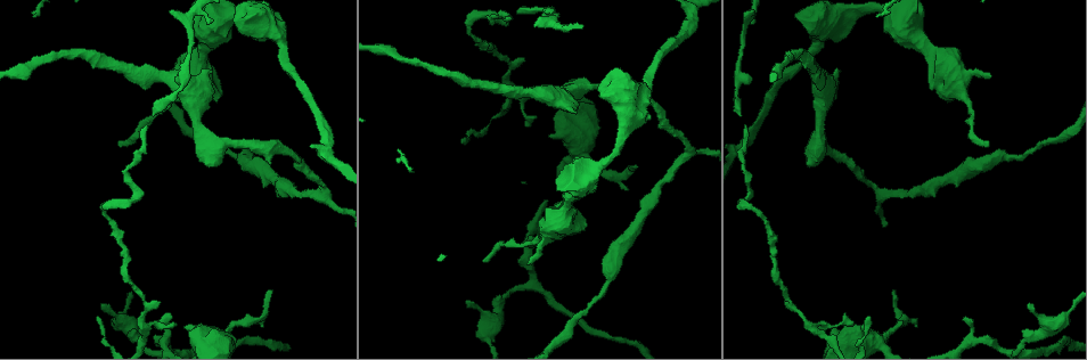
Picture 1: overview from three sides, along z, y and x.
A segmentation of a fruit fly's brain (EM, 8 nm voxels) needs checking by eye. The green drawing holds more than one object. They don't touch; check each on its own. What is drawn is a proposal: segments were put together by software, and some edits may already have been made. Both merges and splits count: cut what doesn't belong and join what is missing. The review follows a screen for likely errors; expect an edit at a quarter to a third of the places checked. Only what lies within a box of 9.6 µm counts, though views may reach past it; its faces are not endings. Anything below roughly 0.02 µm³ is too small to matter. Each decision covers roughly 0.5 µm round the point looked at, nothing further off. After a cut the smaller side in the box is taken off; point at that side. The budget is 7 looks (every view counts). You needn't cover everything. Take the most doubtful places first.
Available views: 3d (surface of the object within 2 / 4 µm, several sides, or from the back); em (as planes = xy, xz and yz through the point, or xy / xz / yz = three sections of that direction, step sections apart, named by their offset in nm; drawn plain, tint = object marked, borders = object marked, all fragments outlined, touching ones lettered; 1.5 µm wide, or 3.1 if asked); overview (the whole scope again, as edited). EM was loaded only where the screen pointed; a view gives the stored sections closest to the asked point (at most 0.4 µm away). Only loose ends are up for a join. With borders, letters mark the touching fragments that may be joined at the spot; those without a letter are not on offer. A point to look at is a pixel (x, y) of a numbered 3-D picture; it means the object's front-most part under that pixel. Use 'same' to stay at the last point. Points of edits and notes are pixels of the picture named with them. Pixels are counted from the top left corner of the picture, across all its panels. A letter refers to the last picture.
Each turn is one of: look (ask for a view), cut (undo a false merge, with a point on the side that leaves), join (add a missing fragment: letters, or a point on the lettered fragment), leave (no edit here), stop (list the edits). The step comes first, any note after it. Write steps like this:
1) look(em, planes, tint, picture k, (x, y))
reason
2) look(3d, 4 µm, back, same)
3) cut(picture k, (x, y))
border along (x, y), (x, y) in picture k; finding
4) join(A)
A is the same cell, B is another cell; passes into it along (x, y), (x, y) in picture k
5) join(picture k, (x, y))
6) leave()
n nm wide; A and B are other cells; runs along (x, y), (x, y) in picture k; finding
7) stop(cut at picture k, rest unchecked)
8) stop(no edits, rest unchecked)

look(3d, 4 µm, picture 1, (916, 327))
an open end

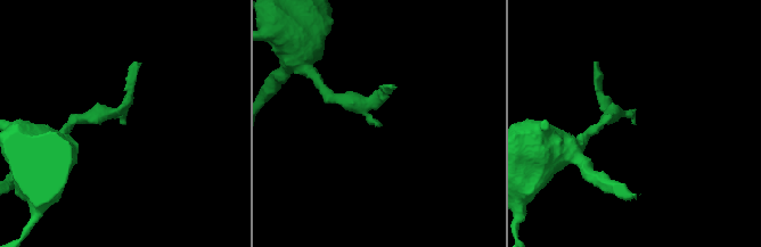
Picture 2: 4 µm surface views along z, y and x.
look(em, yz, step 4, borders, picture 2, (632, 122))
need the tissue

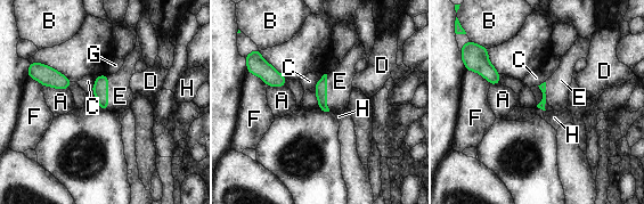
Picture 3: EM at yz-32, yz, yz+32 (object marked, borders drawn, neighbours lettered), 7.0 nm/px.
look(em, planes, borders, same)

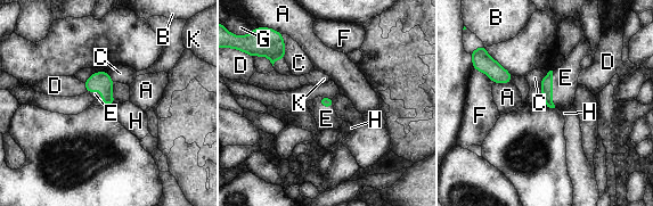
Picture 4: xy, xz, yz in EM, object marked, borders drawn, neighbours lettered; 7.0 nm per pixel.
join(E)
E is the same cell, A, B, C, D, F, G, H and K are other cells; passes into it along (546, 84), (552, 89), (565, 77) in picture 4; it goes on there

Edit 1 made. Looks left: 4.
look(em, planes, borders, picture 1, (529, 264))
an open end

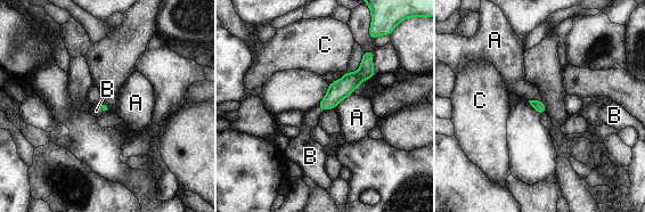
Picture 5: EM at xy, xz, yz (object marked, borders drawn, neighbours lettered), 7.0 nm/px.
join(B)
B is the same cell, A and C are other cells; passes into it along (336, 91), (319, 108), (310, 119) in picture 5; it goes on there

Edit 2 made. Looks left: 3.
look(overview)

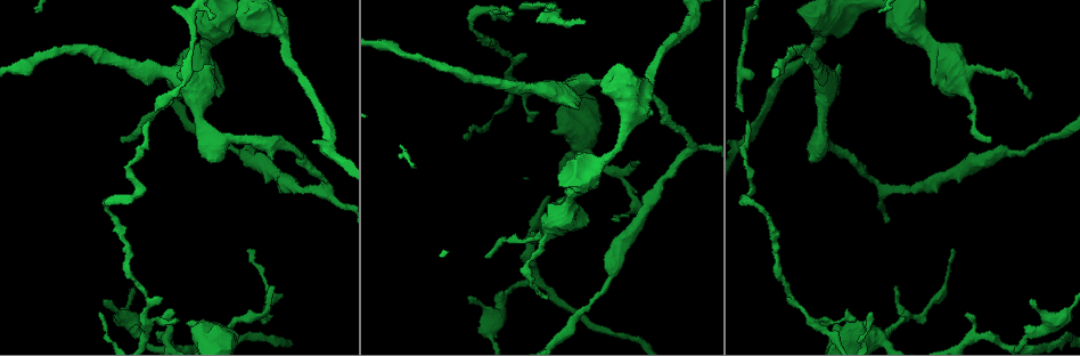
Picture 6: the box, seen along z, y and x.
look(em, planes, borders, picture 6, (990, 143))

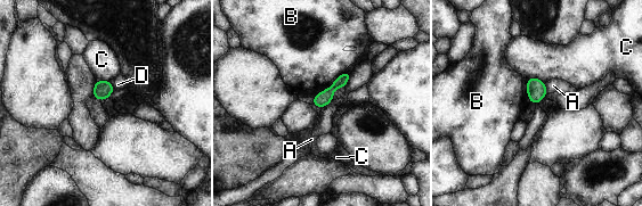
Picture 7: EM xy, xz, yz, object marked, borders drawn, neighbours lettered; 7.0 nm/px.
leave()
100 nm wide; C touches over 130 nm; A, B, C and D are other cells; no lettered fragment goes on from it

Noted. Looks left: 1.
stop(join at picture 4, join at picture 5, rest unchecked)

